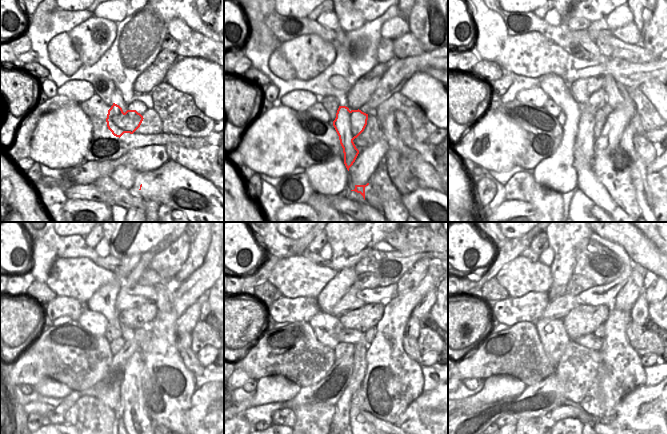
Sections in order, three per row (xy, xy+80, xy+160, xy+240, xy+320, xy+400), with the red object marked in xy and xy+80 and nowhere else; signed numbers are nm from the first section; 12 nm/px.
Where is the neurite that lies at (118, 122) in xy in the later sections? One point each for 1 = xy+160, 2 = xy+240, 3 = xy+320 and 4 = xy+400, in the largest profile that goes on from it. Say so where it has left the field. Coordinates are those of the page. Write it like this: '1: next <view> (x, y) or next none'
1: next xy+160 (583, 148)
2: next xy+240 (138, 424)
3: next xy+320 (348, 425)
4: next xy+400 (567, 425)

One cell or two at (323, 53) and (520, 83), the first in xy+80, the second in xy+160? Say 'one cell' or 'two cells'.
two cells

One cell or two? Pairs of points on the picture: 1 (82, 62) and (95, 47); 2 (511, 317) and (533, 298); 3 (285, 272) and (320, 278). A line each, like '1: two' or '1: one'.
1: one
2: one
3: one

